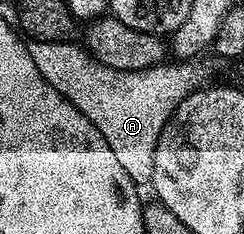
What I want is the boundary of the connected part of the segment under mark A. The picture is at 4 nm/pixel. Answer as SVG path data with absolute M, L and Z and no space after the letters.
M27 38L26 43L33 64L37 64L37 72L41 72L41 76L45 76L45 80L49 80L49 84L53 84L53 88L57 88L69 104L76 106L101 136L105 136L105 144L109 144L121 168L125 168L137 184L150 183L153 156L161 132L175 109L208 81L202 61L167 60L162 66L123 72L100 66L82 45L75 46L74 41L46 42Z

